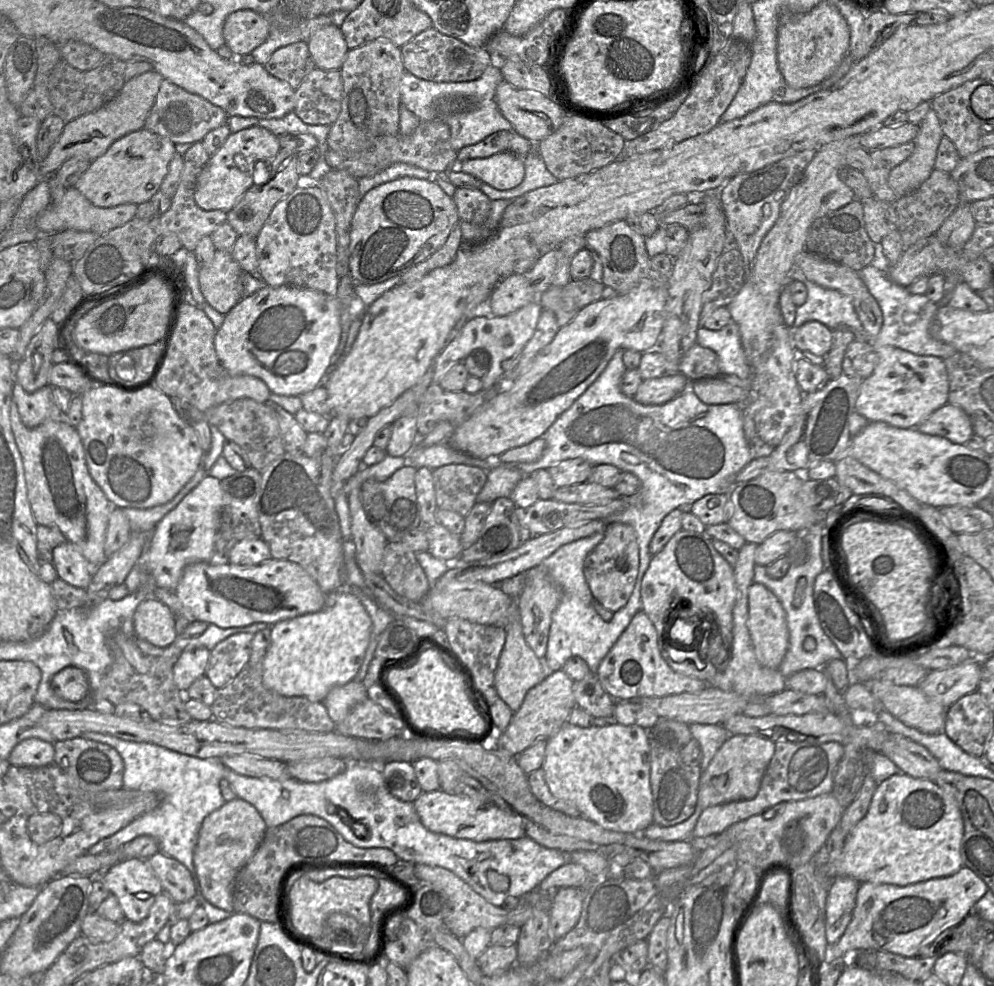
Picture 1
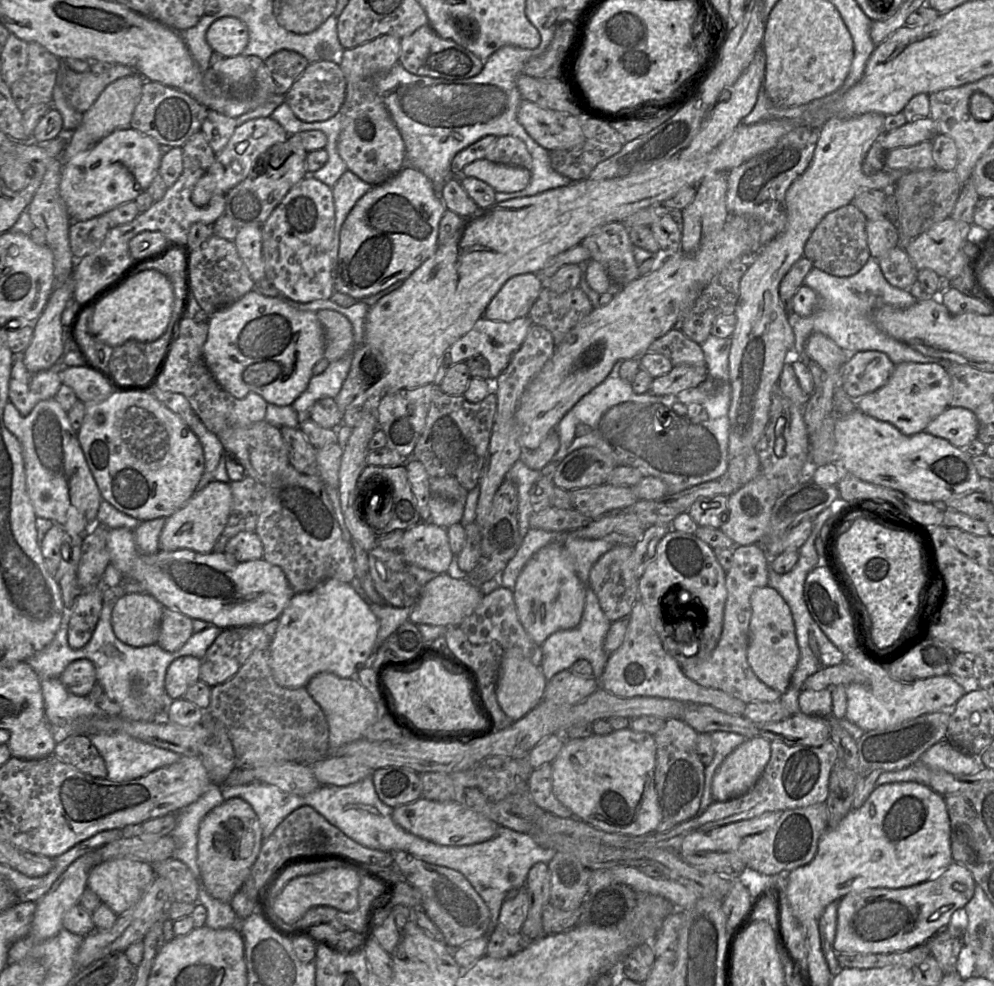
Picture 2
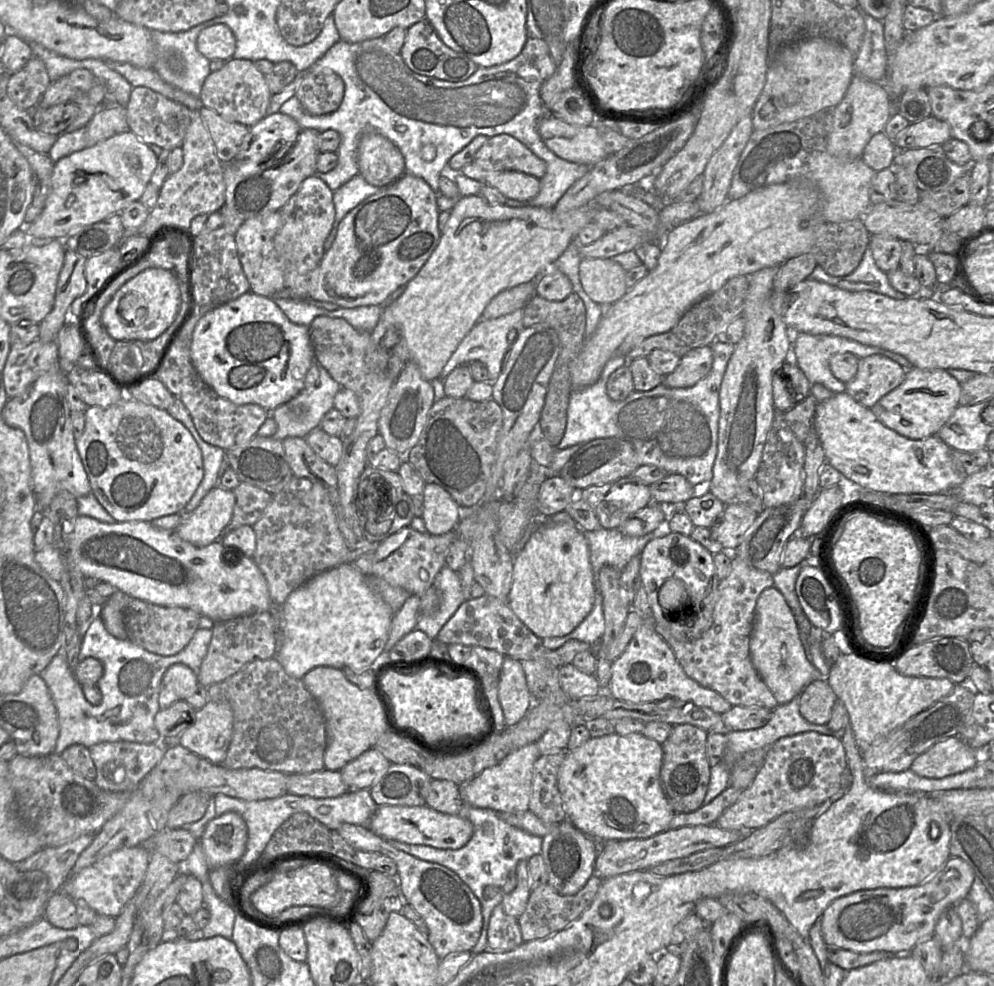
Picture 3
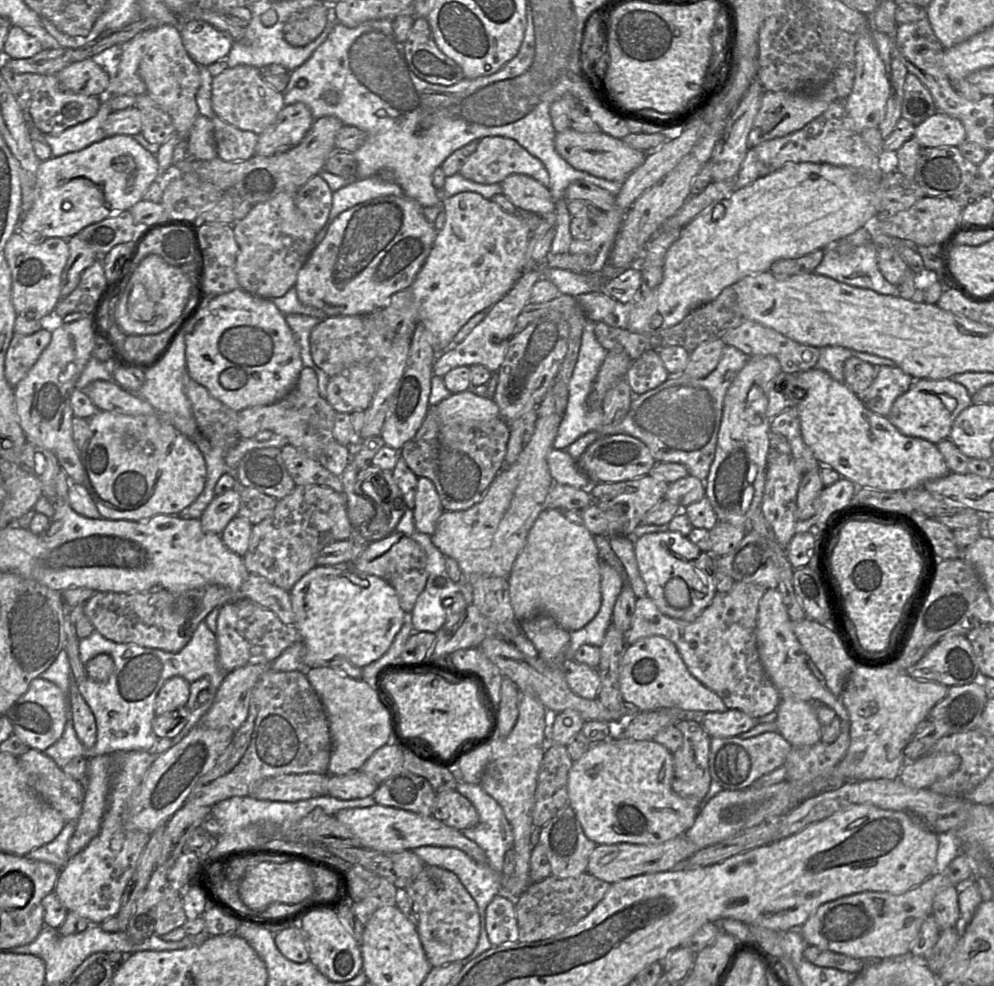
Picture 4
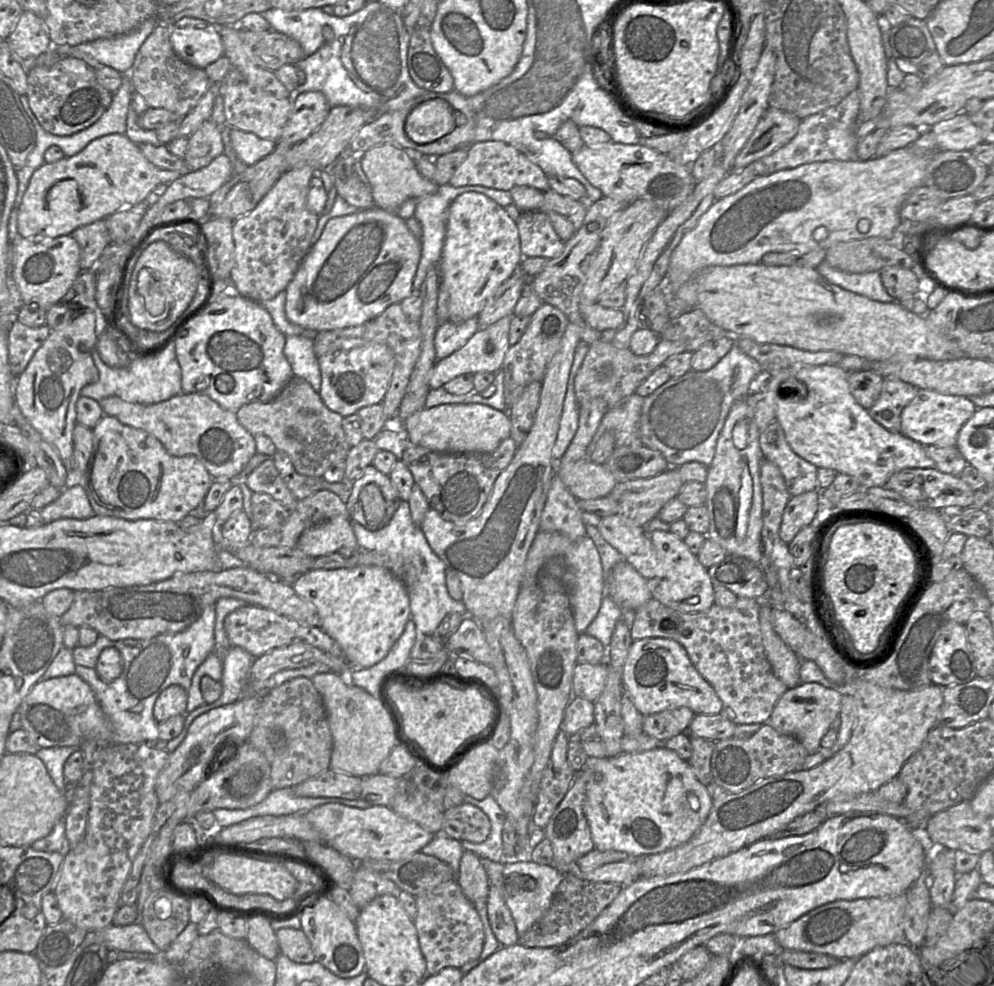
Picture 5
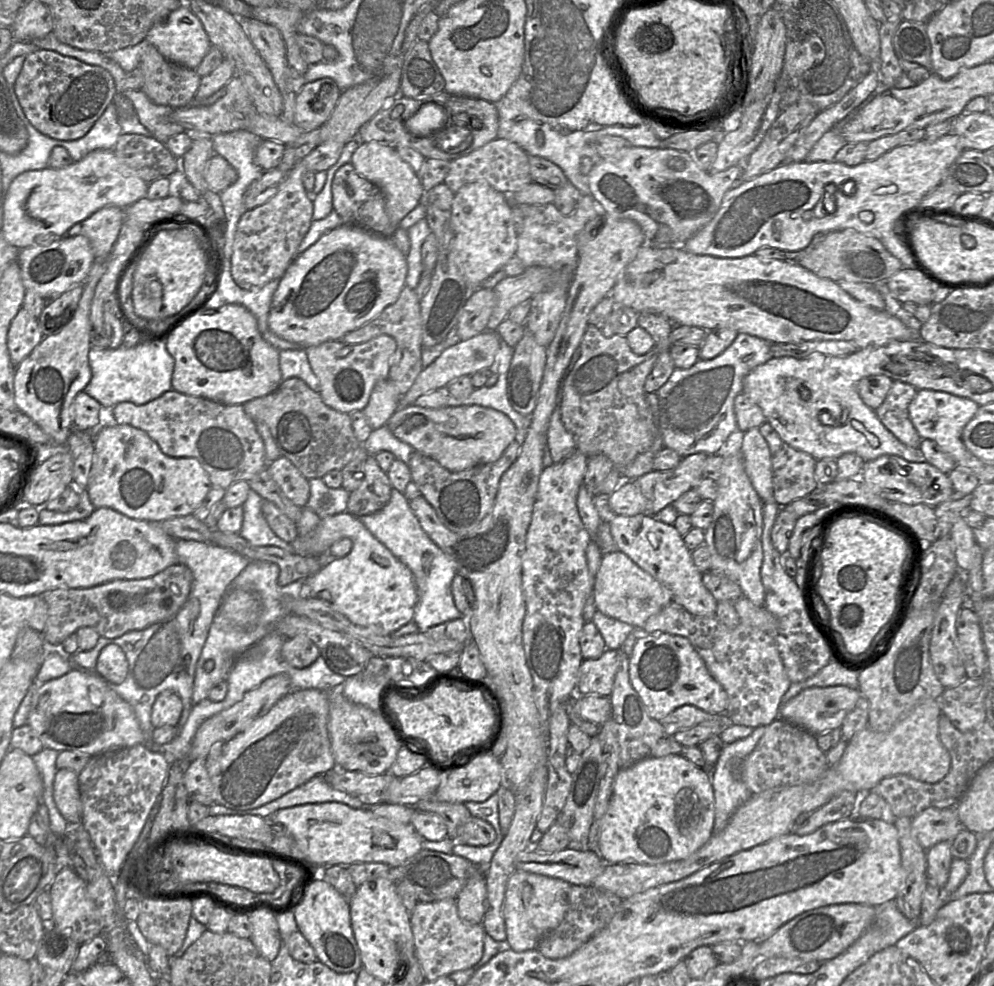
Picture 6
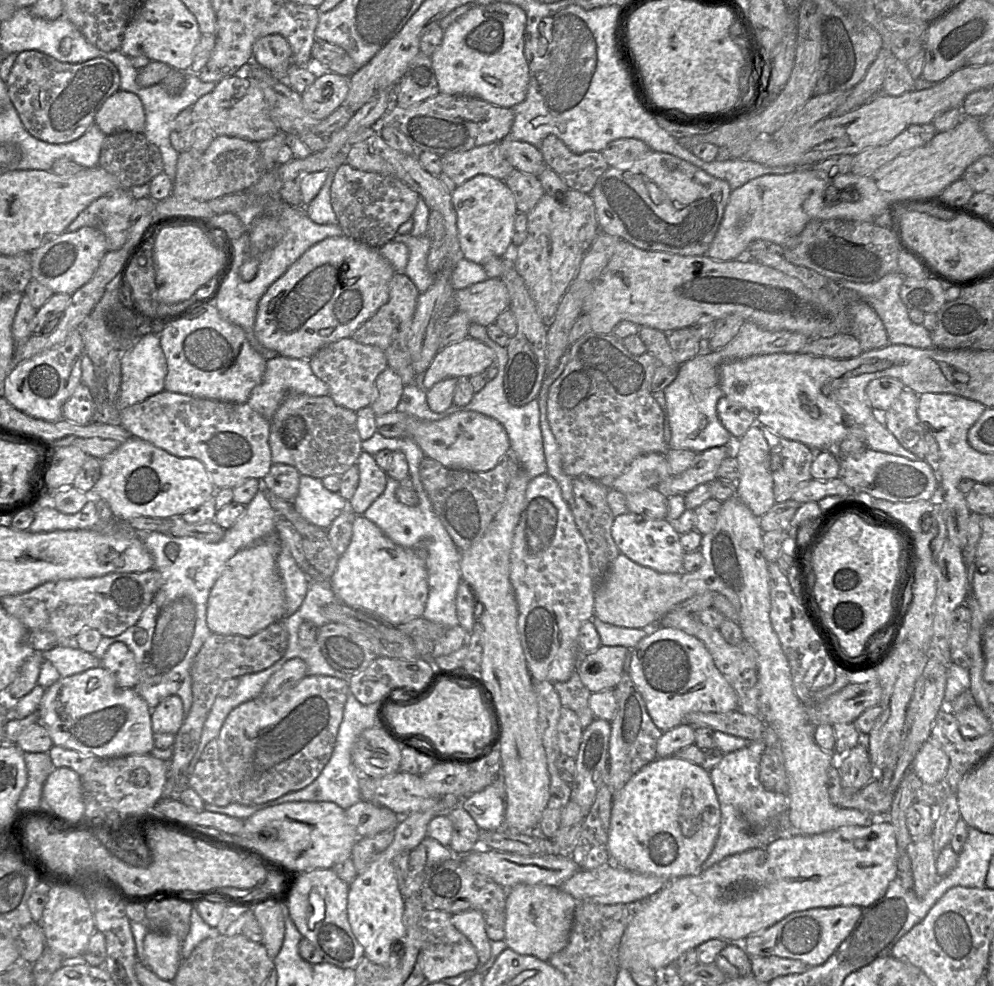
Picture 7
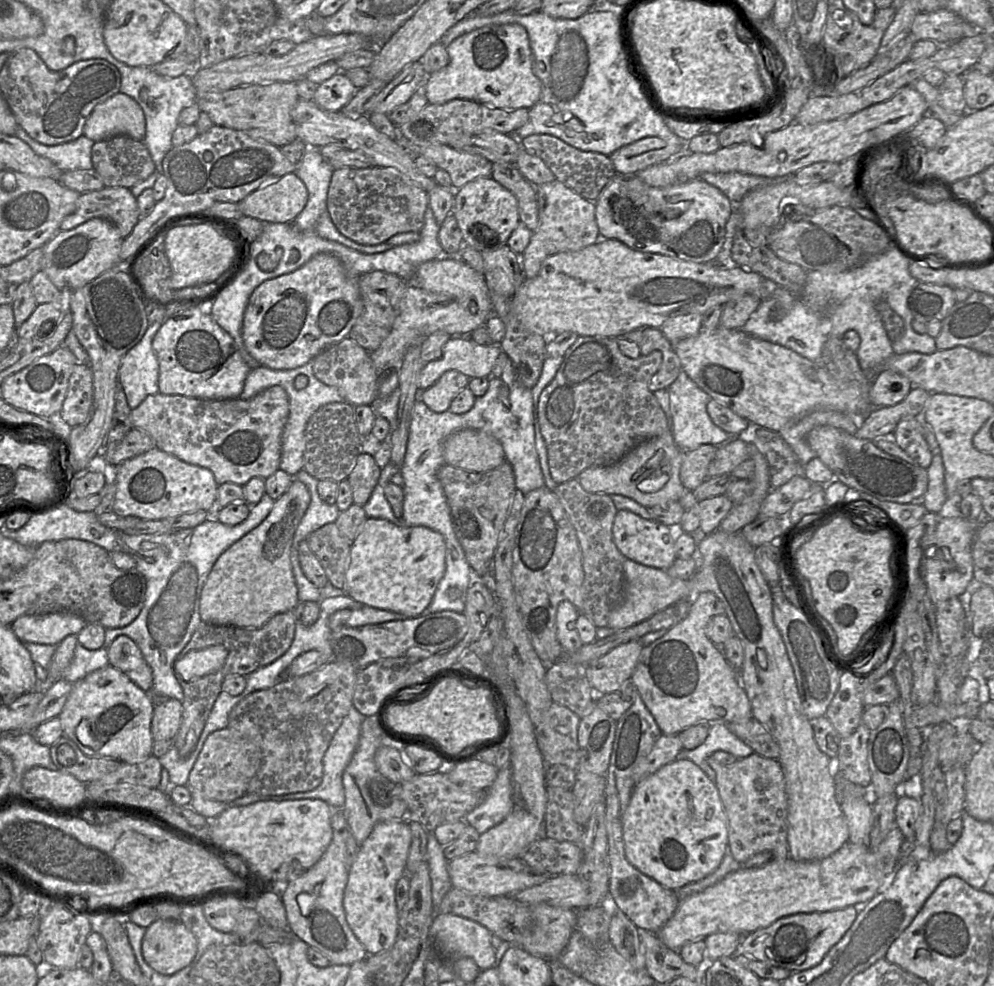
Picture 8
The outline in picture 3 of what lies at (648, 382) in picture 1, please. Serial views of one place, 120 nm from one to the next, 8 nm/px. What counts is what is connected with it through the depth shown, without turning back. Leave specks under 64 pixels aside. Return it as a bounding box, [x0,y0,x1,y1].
[663,346,713,388]

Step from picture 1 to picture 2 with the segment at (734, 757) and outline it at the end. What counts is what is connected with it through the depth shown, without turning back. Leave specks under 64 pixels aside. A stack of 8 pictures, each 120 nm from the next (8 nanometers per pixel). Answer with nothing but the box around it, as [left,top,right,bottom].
[712,737,770,801]

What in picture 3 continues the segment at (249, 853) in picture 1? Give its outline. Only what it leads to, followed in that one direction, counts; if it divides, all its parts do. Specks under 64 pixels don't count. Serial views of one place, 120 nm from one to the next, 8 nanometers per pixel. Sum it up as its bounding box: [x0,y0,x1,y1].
[199,812,247,873]

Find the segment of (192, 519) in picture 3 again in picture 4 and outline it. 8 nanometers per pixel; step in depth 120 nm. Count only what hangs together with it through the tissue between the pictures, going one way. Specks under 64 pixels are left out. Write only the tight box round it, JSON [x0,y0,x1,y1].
[199,488,239,535]

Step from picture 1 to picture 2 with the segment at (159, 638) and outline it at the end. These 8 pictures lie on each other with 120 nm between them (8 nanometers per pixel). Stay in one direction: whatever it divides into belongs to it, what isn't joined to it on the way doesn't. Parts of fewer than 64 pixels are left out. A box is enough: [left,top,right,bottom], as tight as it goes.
[111,593,164,647]

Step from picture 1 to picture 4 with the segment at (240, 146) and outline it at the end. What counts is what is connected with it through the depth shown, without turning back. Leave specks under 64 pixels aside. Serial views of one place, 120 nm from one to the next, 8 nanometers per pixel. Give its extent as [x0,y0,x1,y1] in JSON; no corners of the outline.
[255,103,315,156]

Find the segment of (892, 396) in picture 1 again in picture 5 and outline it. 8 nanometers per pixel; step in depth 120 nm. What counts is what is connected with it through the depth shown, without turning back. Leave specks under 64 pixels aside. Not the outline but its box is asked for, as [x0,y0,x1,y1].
[901,389,977,446]

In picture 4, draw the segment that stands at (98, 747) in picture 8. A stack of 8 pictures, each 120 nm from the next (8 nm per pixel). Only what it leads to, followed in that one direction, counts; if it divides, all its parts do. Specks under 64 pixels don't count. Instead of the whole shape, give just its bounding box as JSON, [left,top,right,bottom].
[6,677,69,752]

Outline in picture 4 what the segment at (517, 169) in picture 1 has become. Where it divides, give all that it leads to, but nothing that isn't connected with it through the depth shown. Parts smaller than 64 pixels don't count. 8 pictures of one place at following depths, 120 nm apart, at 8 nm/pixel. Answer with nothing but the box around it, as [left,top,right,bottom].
[500,174,556,226]

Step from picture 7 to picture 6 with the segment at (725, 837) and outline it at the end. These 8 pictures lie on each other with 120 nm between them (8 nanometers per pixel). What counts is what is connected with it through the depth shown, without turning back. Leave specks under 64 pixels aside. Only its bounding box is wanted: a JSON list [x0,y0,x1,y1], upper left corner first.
[711,726,766,833]

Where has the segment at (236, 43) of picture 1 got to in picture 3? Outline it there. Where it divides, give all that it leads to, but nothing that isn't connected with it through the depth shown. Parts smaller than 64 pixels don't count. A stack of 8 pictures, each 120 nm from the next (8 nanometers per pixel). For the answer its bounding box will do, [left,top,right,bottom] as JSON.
[196,23,236,61]

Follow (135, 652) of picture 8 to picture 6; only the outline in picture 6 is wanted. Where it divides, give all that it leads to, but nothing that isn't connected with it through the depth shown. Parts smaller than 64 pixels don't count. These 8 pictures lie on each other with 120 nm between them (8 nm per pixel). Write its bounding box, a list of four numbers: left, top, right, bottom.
[95,644,128,684]

